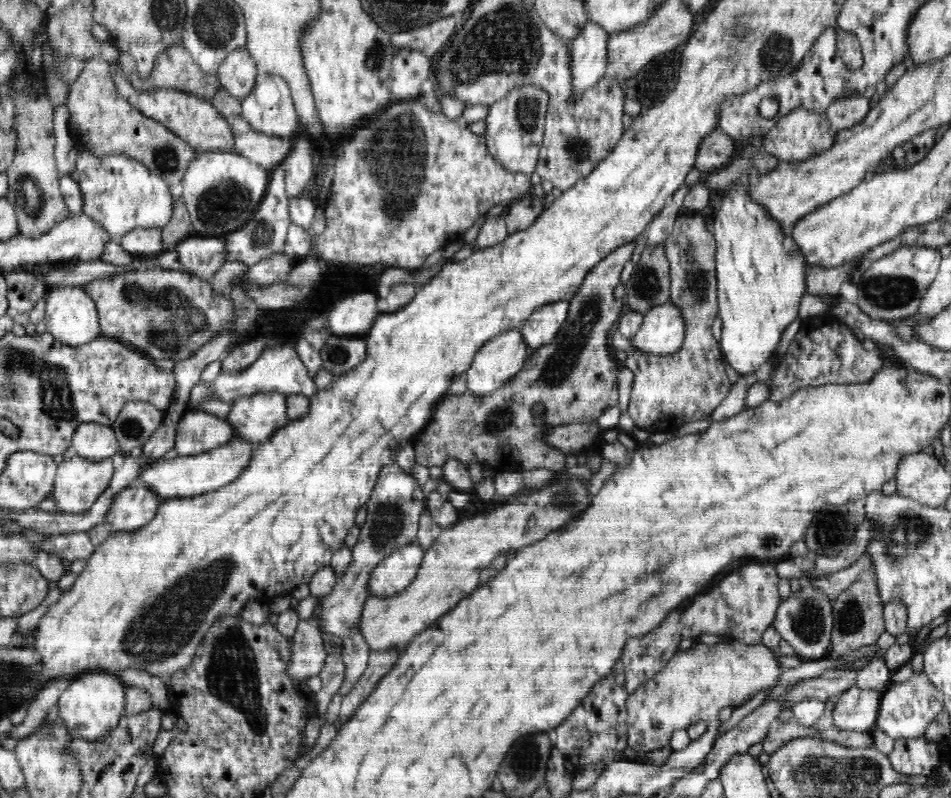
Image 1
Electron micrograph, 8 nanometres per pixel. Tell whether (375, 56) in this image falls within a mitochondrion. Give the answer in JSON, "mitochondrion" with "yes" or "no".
{"mitochondrion":"yes"}

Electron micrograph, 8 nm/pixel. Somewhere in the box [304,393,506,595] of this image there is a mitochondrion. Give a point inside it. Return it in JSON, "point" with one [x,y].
{"point":[387,518]}

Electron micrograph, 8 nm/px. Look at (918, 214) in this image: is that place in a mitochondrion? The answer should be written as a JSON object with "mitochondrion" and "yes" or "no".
{"mitochondrion":"no"}

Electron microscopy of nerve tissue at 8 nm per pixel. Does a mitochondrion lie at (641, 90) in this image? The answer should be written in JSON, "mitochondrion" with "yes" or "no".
{"mitochondrion":"no"}

